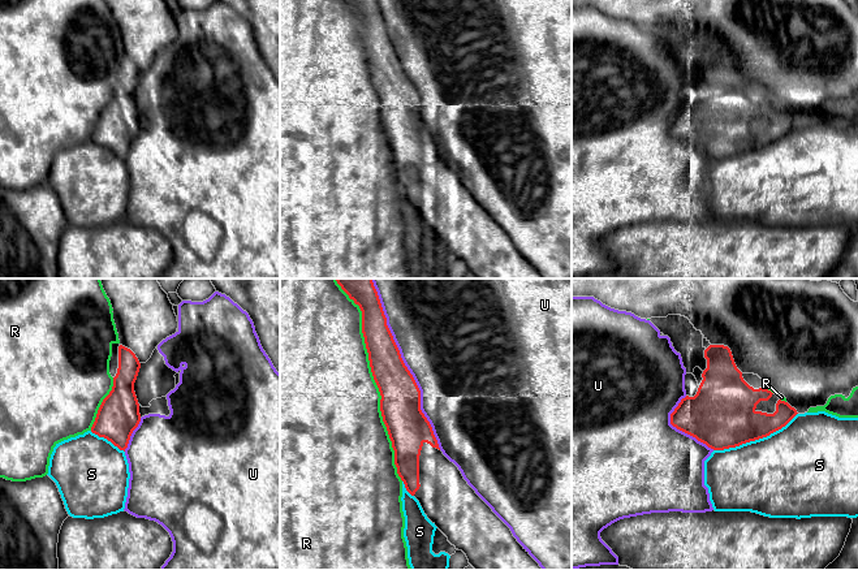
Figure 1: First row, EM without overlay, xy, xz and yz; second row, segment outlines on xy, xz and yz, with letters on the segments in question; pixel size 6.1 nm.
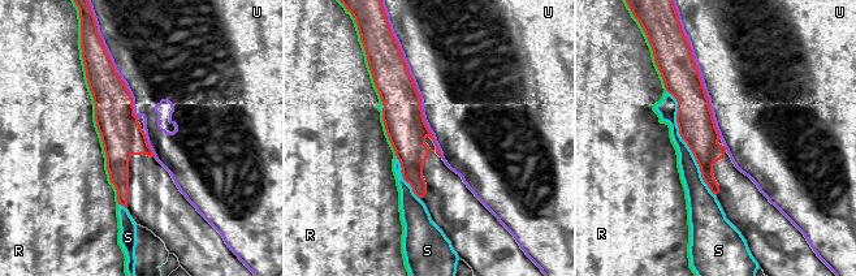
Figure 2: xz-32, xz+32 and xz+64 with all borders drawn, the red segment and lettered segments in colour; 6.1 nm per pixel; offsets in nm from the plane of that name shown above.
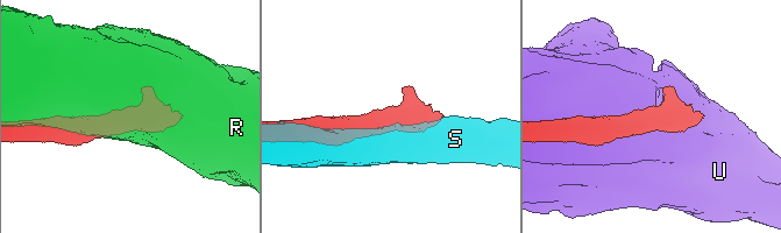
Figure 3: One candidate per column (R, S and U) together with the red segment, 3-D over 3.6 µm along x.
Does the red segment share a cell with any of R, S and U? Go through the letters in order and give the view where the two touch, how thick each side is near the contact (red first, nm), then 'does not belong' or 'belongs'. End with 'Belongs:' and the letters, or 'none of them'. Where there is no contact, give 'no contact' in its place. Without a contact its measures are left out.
R: contact in xz; calibres 260 and 500 nm; does not belong
S: contact in yz; calibres 400 and 480 nm; does not belong
U: contact in xz; calibres 260 and 500 nm; does not belong
Belongs: none of them

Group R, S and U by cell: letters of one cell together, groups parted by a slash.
R / S / U

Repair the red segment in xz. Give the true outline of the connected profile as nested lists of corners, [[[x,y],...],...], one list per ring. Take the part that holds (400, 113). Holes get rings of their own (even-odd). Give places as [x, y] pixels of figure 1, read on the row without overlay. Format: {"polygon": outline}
{"polygon": [[[378,0],[345,1],[362,20],[362,42],[371,81],[381,104],[380,120],[394,159],[397,182],[406,199],[419,210],[427,226],[448,250],[466,263],[475,278],[543,278],[440,159],[432,135],[421,118],[421,99],[387,34]]]}

